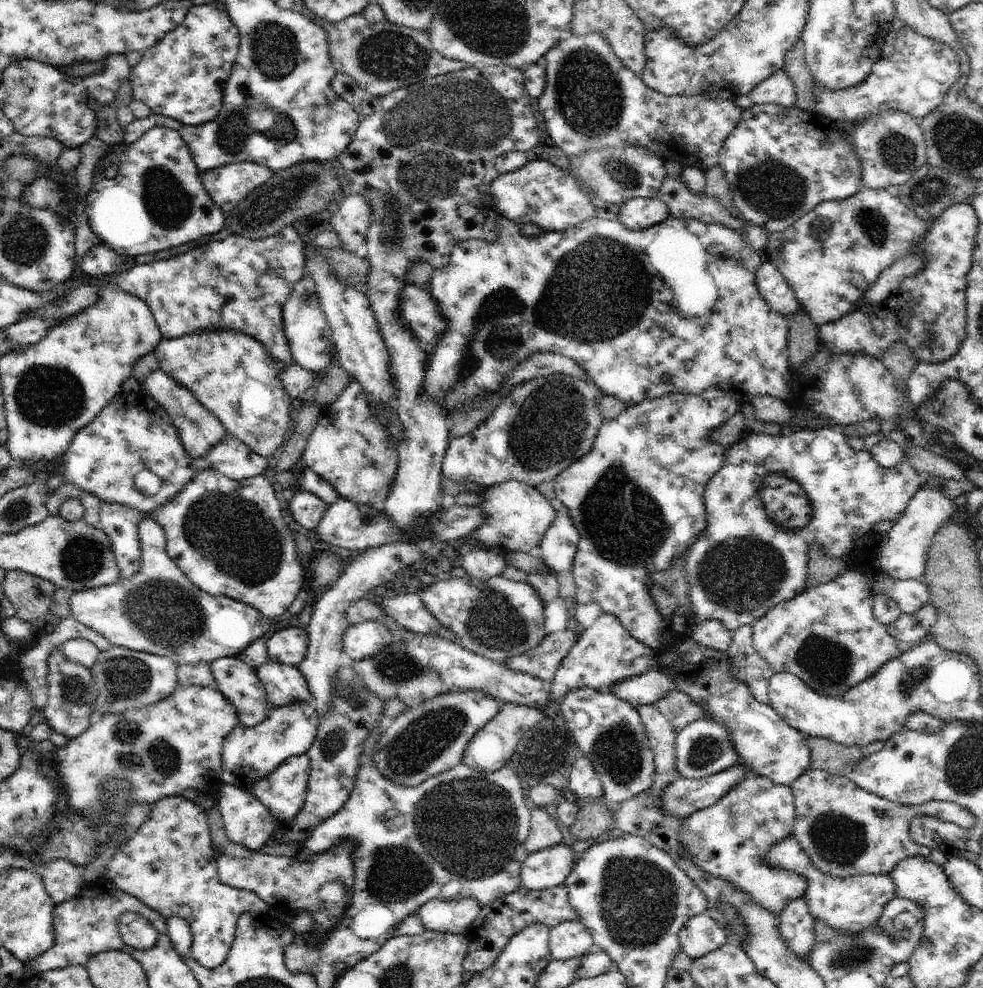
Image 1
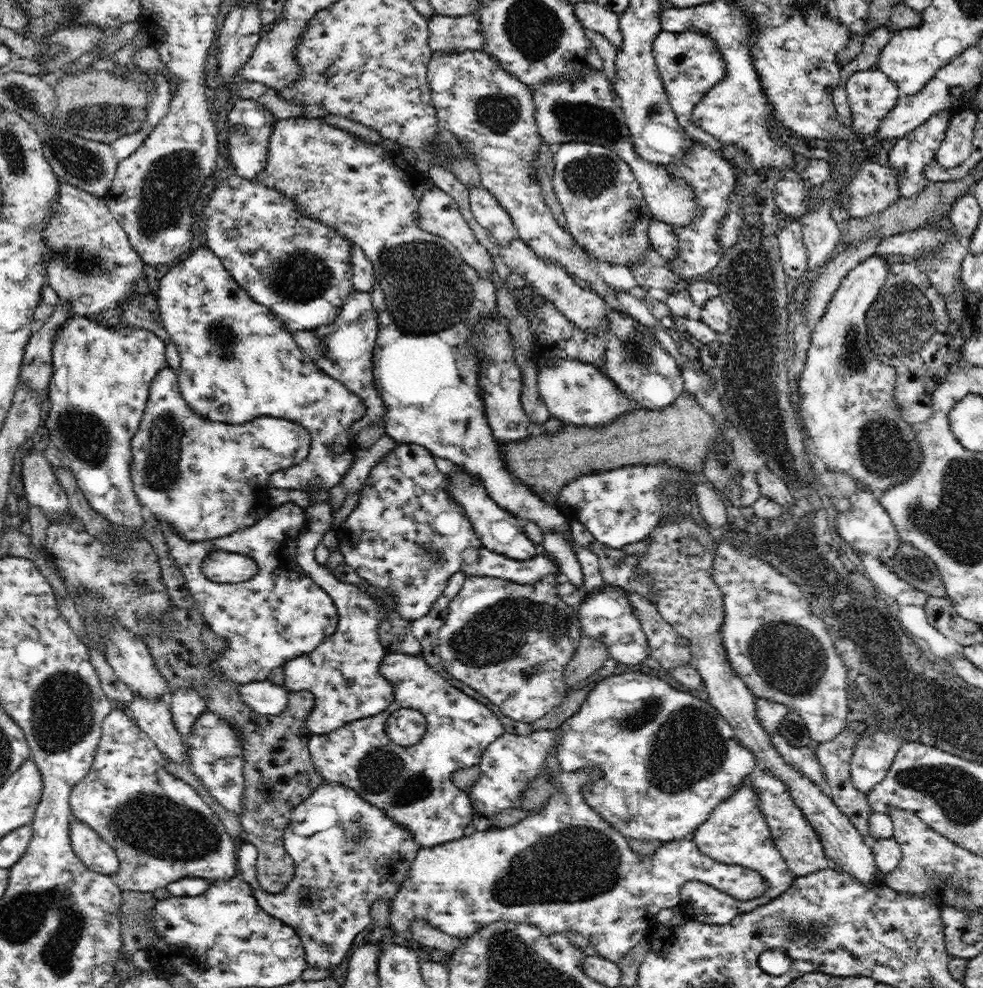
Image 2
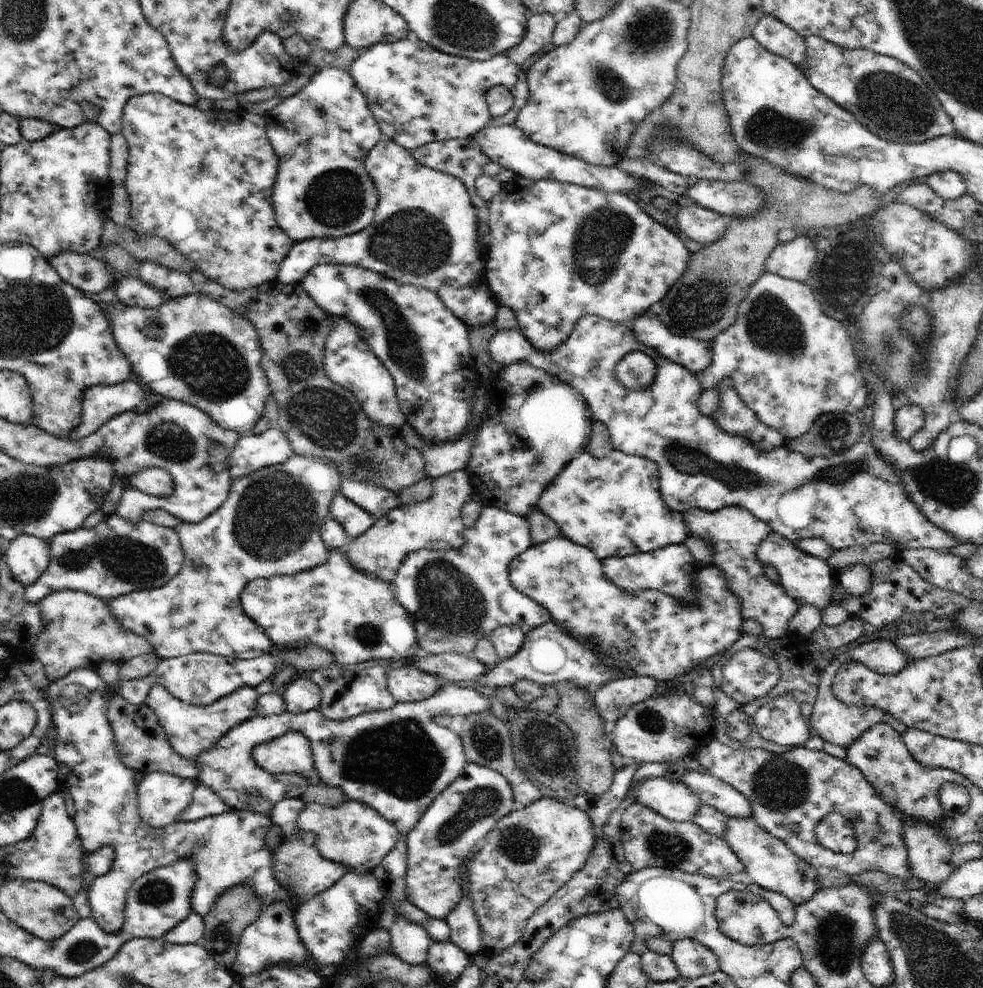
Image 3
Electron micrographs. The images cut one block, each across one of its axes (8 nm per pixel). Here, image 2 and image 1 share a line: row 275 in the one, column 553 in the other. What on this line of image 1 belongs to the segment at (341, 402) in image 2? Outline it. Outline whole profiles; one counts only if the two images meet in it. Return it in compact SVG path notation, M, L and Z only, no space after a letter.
M528 160L522 168L499 174L492 181L488 194L502 217L516 224L532 223L546 232L566 232L586 220L592 220L594 208L588 200L587 190L574 174L548 160Z

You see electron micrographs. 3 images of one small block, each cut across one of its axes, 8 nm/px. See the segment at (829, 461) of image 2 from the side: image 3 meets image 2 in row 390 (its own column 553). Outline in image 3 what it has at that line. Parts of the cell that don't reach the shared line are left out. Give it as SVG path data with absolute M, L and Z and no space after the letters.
M556 796L540 797L527 807L507 814L485 836L483 845L467 864L467 892L480 923L482 954L492 957L511 947L521 937L530 916L584 866L595 843L595 830L590 817Z

